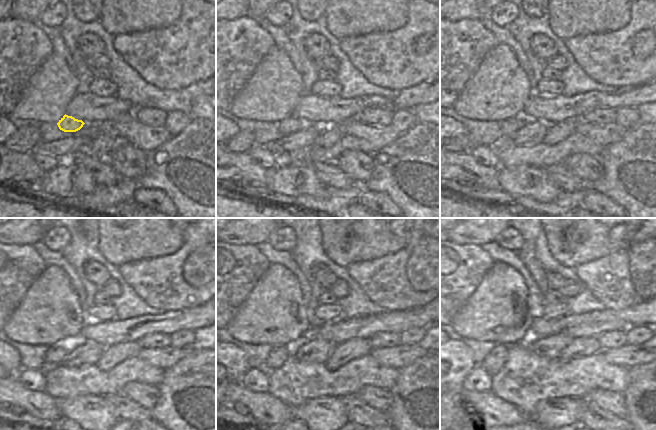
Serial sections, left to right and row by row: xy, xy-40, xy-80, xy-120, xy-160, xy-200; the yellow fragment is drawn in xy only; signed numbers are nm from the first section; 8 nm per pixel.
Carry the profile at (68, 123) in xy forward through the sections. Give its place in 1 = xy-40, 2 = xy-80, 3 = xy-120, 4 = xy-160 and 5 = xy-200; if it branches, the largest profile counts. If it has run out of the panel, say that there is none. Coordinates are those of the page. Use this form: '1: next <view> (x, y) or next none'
1: next xy-40 (289, 125)
2: next xy-80 (509, 126)
3: next xy-120 (55, 354)
4: next xy-160 (278, 355)
5: next xy-200 (494, 361)

